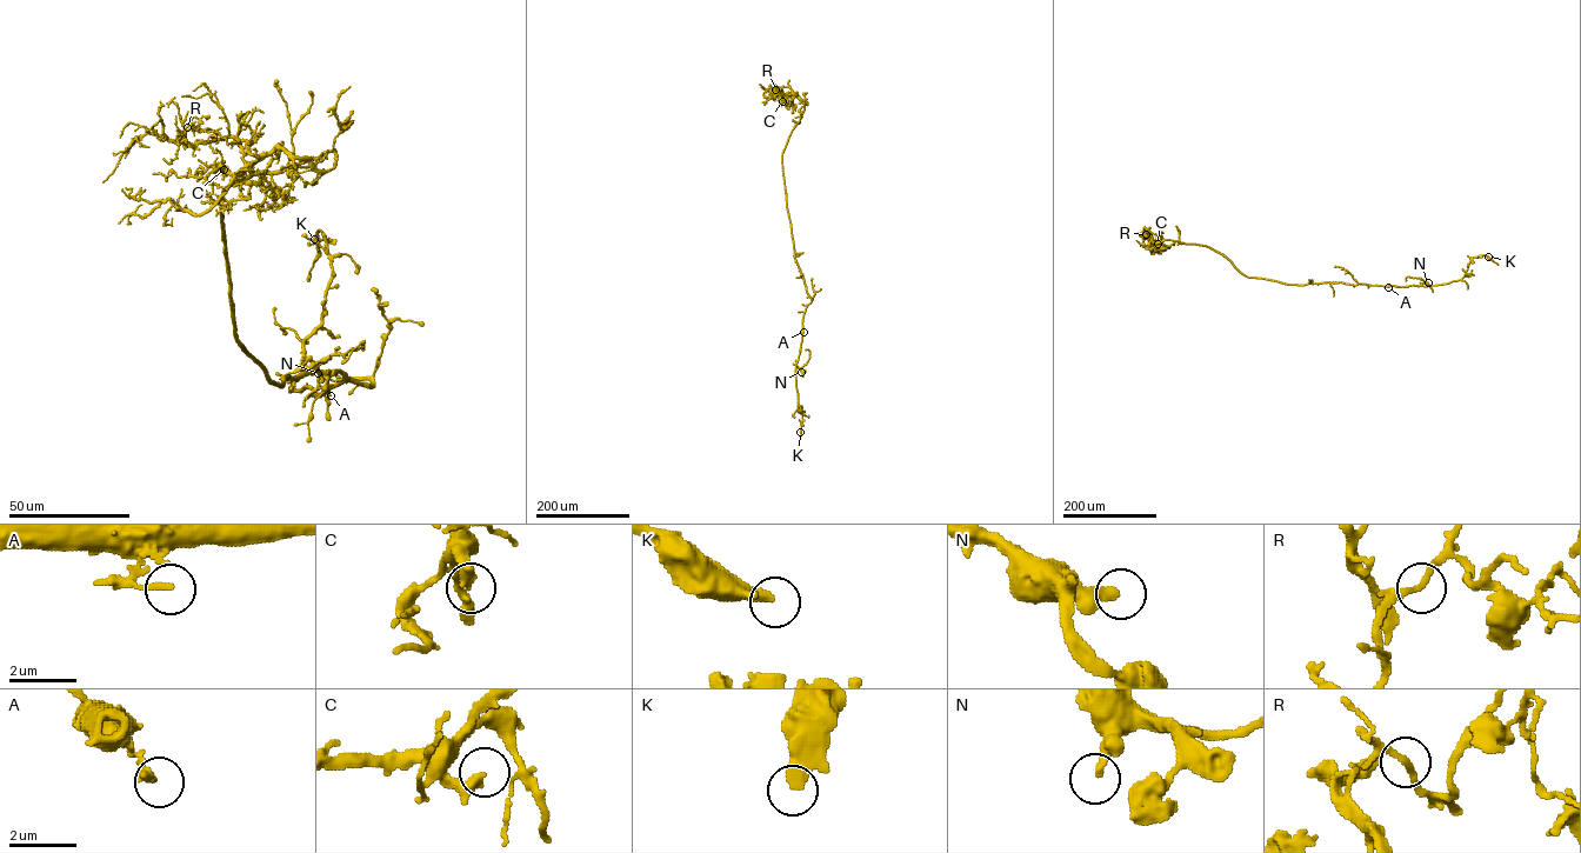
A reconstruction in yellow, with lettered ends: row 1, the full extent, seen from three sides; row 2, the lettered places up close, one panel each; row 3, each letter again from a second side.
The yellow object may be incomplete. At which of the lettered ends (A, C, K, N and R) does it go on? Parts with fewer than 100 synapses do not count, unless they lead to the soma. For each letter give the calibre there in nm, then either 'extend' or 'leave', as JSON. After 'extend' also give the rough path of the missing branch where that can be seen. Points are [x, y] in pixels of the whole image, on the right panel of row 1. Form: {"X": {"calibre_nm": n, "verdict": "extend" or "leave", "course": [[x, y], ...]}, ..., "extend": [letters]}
{"A": {"calibre_nm": 200, "verdict": "leave"}, "C": {"calibre_nm": 380, "verdict": "leave"}, "K": {"calibre_nm": 420, "verdict": "leave"}, "N": {"calibre_nm": 260, "verdict": "leave"}, "R": {"calibre_nm": 160, "verdict": "leave"}, "extend": []}

